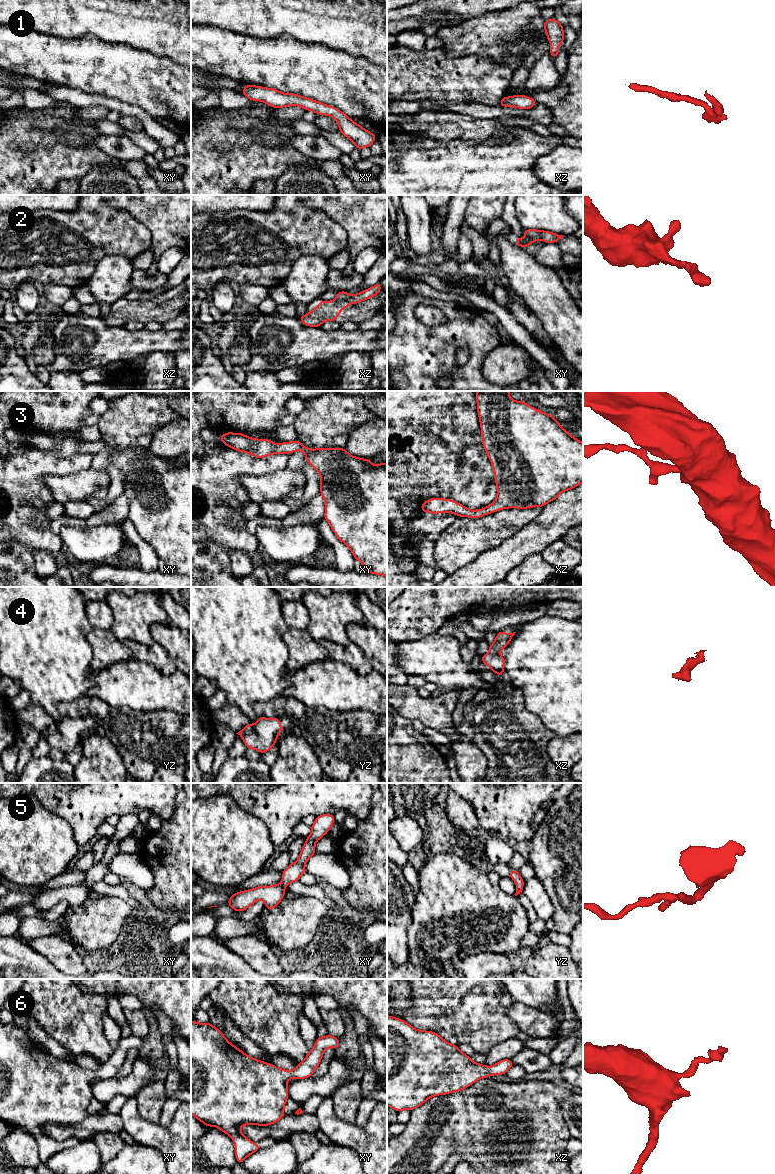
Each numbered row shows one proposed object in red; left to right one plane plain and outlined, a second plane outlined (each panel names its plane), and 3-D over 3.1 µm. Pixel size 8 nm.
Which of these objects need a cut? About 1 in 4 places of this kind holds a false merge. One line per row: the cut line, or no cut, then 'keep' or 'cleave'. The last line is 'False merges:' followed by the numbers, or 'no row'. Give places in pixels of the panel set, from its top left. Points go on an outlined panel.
1: no cut; keep
2: cut in xy along (525, 235), (533, 242); cleave
3: no cut; keep
4: no cut; keep
5: no cut; keep
6: no cut; keep
False merges: 2

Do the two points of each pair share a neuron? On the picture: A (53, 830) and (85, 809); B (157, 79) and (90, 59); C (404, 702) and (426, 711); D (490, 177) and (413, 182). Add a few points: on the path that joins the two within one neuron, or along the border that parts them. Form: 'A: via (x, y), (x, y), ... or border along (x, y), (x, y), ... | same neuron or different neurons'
A: border along (46, 808), (58, 814), (67, 822), (76, 842) | different neurons
B: via (140, 79), (105, 68) | same neuron
C: via (409, 704), (413, 707), (421, 708) | same neuron
D: via (471, 182), (432, 182) | same neuron

